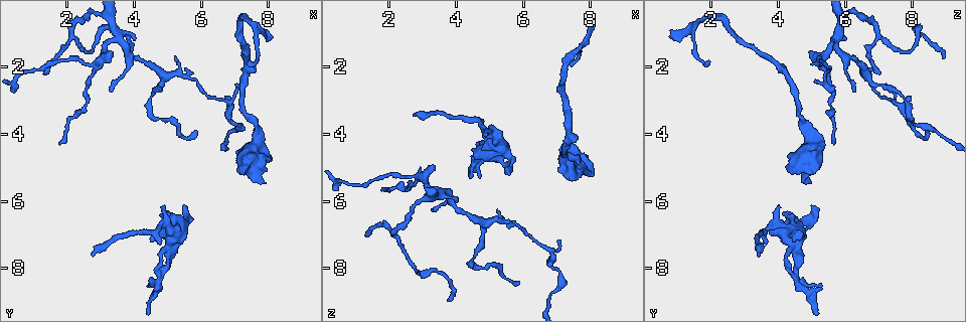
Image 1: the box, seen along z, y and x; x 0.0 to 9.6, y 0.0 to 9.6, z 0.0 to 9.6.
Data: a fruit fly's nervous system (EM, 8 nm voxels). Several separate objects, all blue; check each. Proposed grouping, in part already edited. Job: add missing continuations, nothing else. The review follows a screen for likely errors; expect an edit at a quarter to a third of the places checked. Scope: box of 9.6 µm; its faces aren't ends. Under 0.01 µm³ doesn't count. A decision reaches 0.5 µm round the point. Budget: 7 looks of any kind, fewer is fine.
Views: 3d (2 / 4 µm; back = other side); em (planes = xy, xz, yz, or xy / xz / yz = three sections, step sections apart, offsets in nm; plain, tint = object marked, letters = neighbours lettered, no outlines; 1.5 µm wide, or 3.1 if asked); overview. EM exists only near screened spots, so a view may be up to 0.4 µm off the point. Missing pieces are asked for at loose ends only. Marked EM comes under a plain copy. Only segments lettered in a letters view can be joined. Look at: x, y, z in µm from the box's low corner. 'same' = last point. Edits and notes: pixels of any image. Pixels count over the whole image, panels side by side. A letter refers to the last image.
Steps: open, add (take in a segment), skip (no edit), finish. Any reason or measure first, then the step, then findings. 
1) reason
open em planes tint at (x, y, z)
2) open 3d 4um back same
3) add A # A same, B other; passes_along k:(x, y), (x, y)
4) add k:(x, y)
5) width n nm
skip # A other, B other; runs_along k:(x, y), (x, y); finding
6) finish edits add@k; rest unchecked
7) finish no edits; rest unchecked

thin end
open em planes letters at (7.05, 2.45, 7.20)

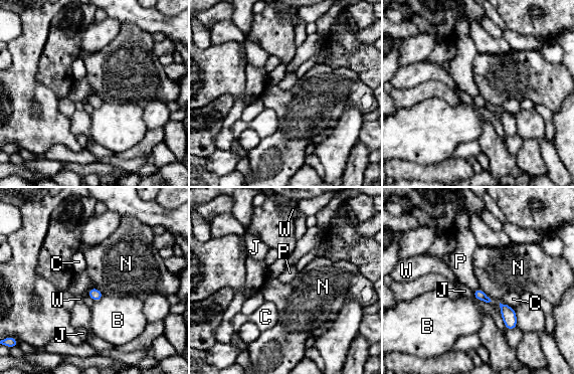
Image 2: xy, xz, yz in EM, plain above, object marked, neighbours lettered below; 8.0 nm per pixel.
skip # B other, C other, J other, N other, P other, W other; border 2:(479, 287), (492, 301); none of them fits

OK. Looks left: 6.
thin end
open 3d 2um at (3.80, 1.80, 8.95)

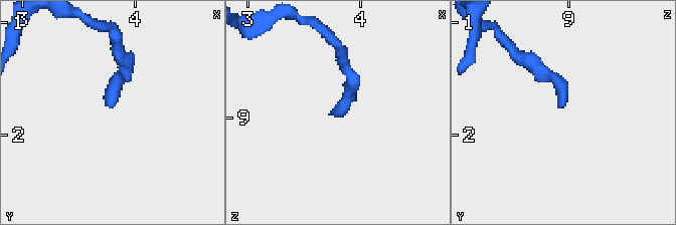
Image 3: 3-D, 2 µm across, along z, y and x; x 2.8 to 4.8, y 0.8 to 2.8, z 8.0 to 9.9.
open em xy step 8 tint at (3.76, 1.76, 8.90)

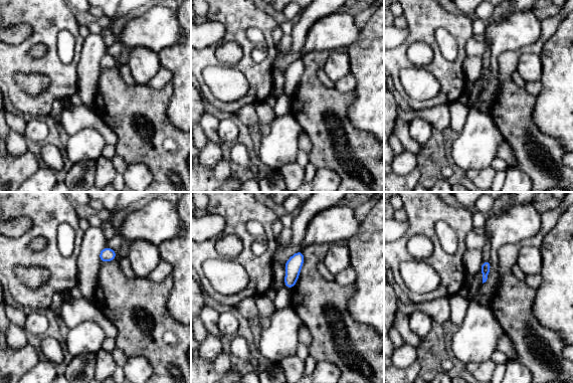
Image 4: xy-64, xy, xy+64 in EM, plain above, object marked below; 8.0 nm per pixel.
another direction
open em planes letters same

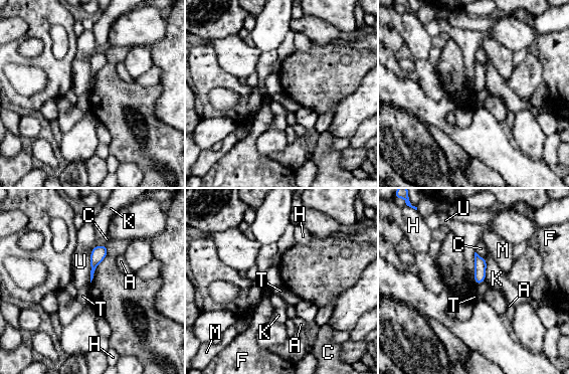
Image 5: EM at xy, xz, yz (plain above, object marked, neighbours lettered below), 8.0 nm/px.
longest_contact U 280 nm
skip # A other, C other, F other, H other, K other, M other, T other, U other; border 5:(485, 279), (475, 285); no lettered segment goes on from it

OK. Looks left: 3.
tapers out
open em planes letters at (2.75, 7.70, 3.40)

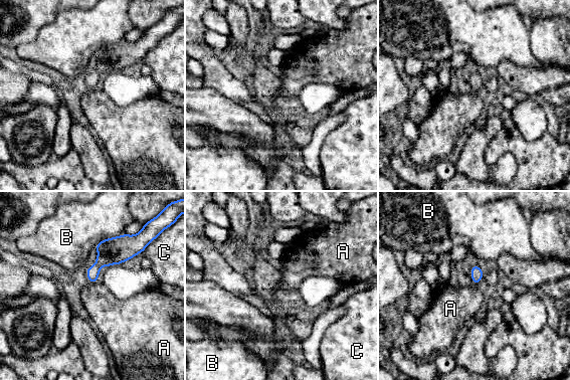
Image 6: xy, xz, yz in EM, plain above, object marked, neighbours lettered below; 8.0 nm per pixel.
skip # A other, B other, C other; border 6:(98, 280), (90, 283); no lettered segment goes on from it

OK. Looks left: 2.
finish no edits; rest unchecked

